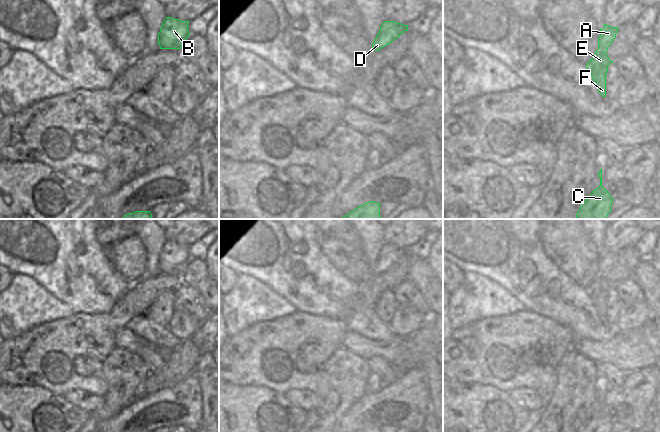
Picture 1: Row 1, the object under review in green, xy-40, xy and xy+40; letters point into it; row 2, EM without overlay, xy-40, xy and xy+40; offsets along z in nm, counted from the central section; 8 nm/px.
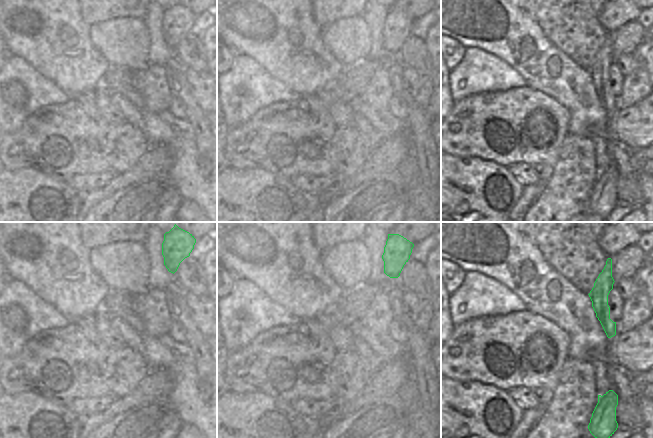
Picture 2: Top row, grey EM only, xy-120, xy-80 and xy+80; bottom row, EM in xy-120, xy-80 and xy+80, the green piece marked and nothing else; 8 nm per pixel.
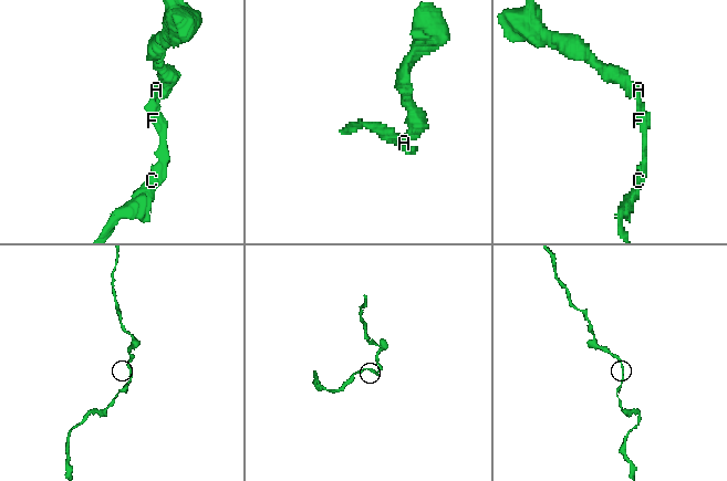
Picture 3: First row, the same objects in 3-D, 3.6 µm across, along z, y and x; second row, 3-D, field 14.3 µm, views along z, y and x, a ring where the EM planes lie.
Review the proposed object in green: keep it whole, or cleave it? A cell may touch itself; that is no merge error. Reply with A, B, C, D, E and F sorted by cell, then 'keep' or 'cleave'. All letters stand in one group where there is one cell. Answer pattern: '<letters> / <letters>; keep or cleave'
A B C D E F; keep

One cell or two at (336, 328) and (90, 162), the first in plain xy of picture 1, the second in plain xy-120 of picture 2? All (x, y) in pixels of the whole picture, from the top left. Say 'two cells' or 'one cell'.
one cell

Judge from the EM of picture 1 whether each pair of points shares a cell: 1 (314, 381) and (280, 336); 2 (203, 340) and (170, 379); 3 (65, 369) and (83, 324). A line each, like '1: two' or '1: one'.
1: one
2: one
3: one

